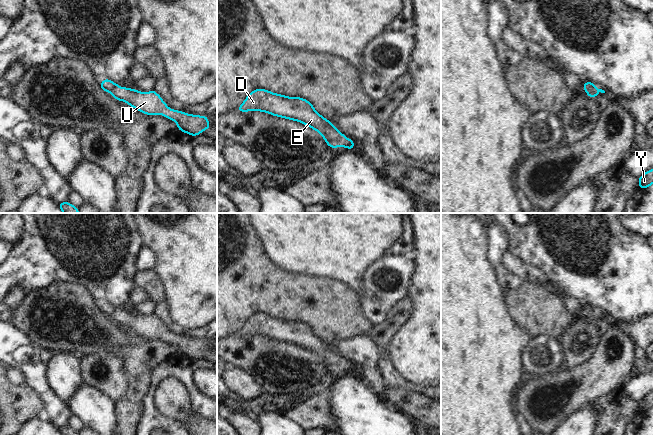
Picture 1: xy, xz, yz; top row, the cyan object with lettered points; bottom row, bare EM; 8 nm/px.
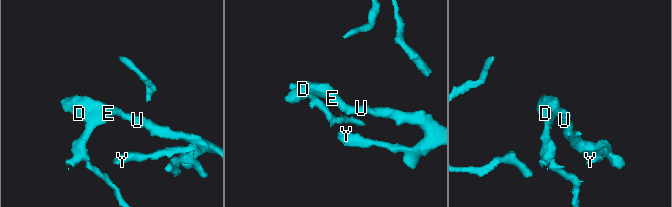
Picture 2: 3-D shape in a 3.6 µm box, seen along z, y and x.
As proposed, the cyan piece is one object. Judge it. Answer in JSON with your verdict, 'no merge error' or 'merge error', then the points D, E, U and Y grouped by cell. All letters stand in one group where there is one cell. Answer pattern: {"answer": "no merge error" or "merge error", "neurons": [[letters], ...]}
{"answer": "no merge error", "neurons": [["D", "E", "U", "Y"]]}

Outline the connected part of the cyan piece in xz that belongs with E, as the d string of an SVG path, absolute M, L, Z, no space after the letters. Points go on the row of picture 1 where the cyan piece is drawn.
M259 88L252 91L237 108L240 112L261 111L273 116L301 122L320 133L327 146L355 149L354 141L340 133L331 121L317 113L313 105L304 98L287 97Z

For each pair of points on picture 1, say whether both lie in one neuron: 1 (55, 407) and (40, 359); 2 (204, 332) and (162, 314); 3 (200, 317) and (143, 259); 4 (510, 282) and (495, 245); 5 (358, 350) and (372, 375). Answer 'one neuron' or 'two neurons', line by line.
1: one neuron
2: one neuron
3: two neurons
4: one neuron
5: one neuron

